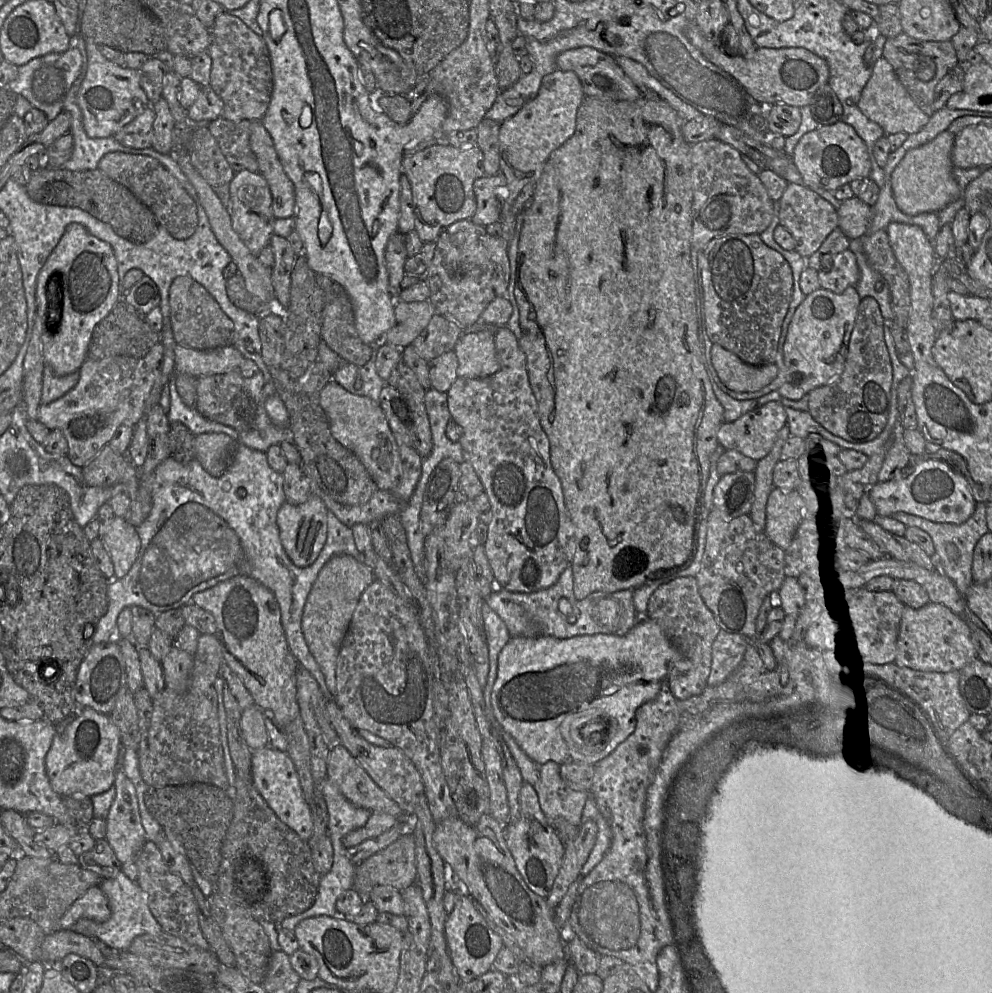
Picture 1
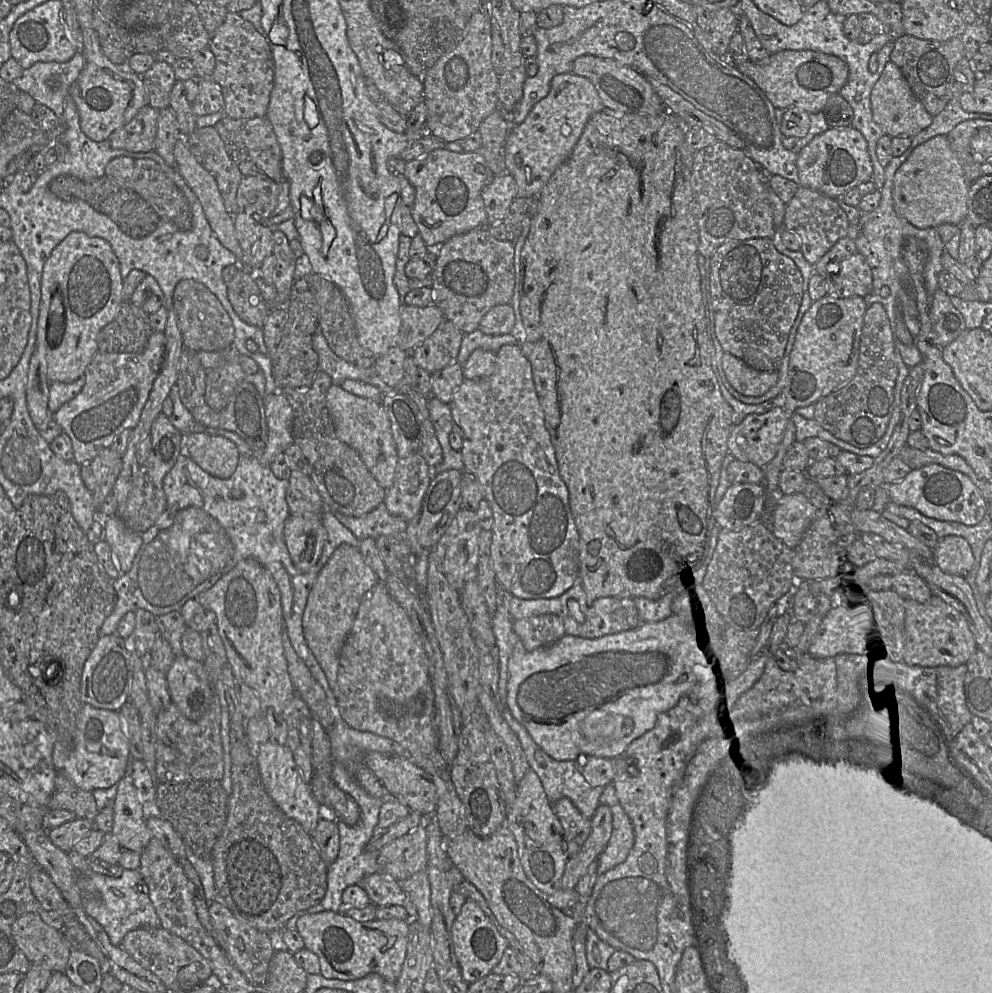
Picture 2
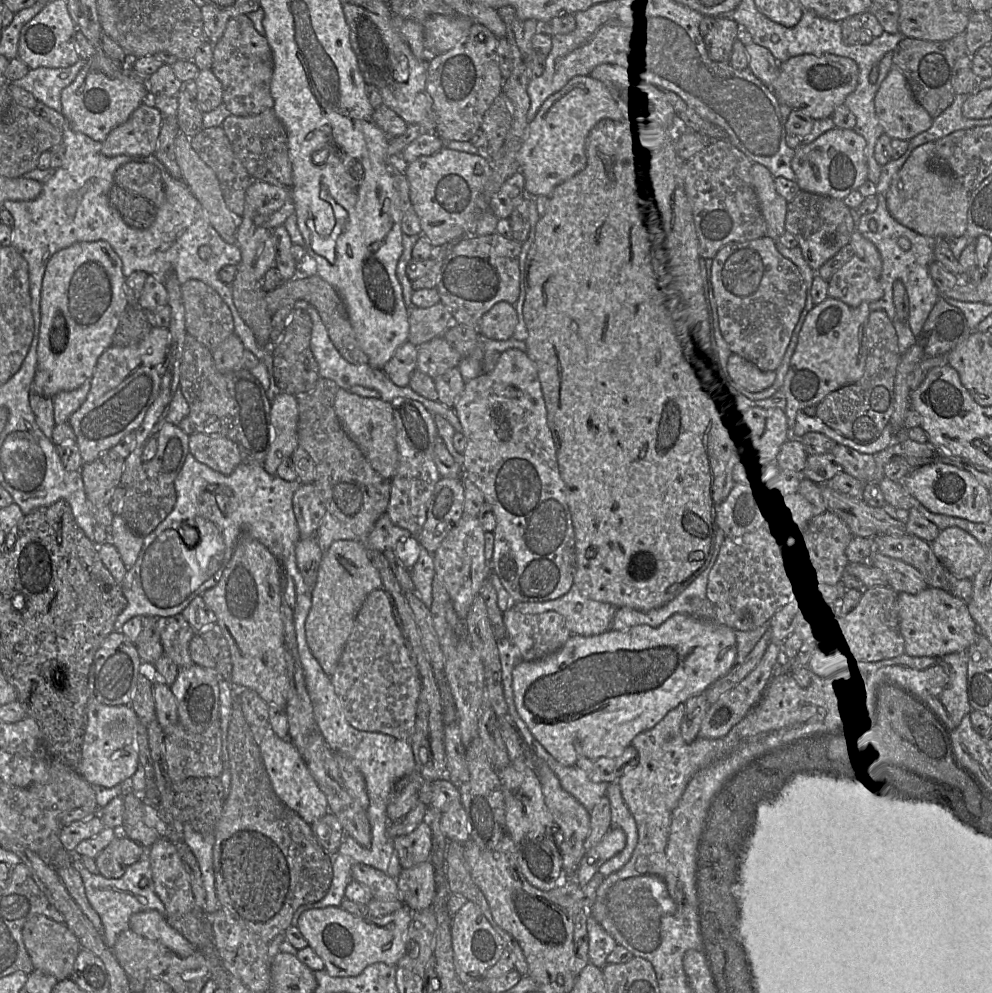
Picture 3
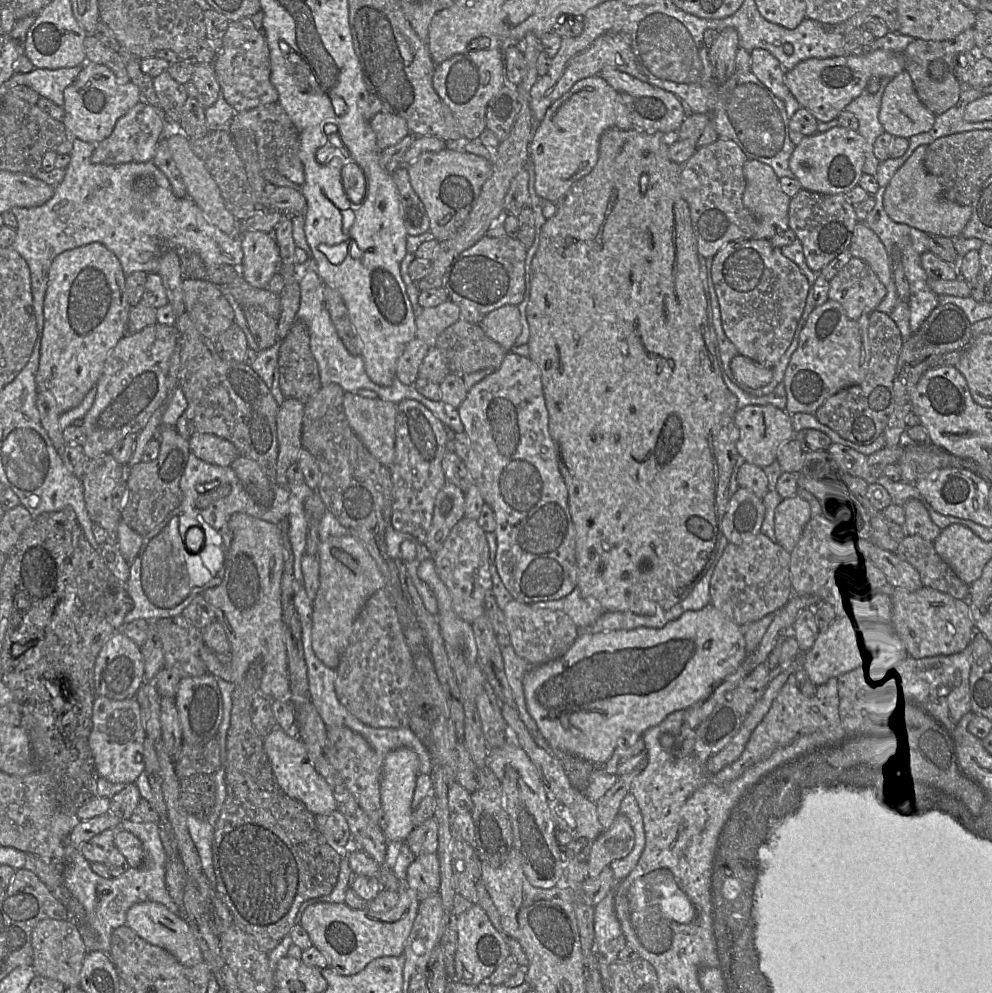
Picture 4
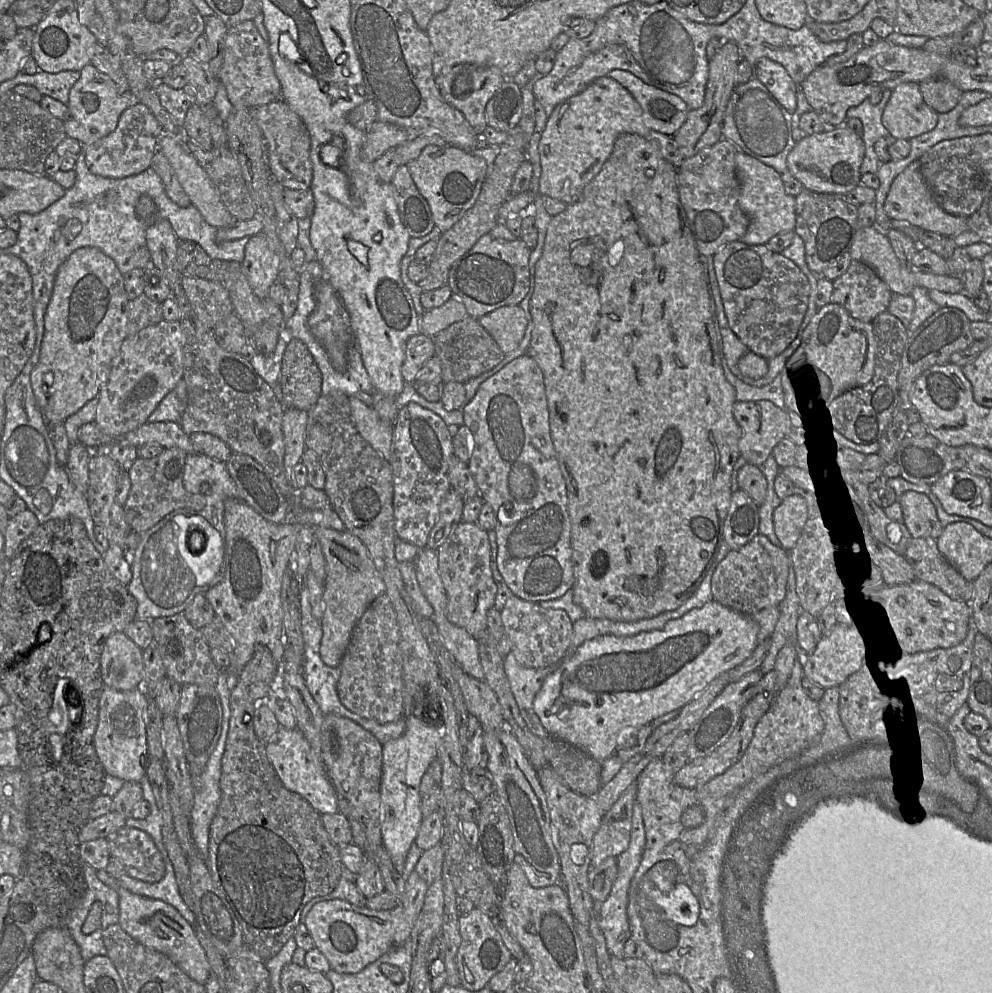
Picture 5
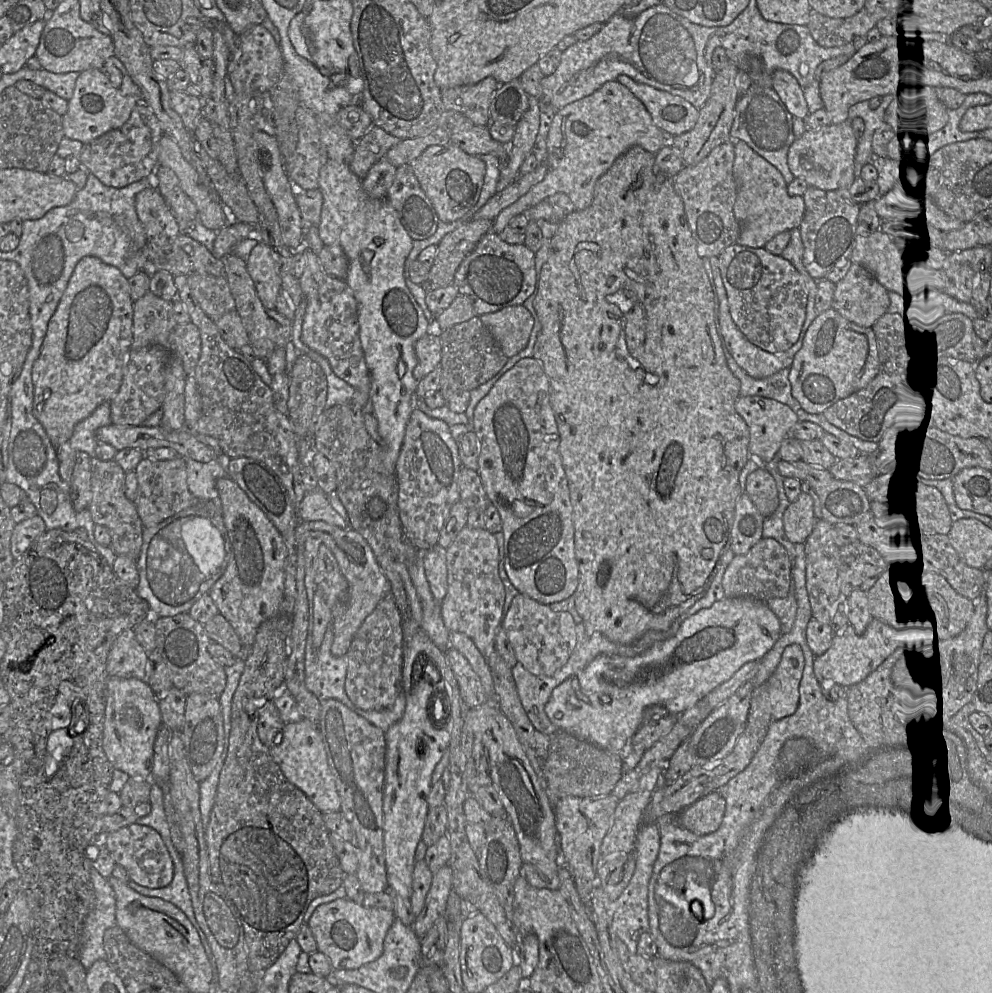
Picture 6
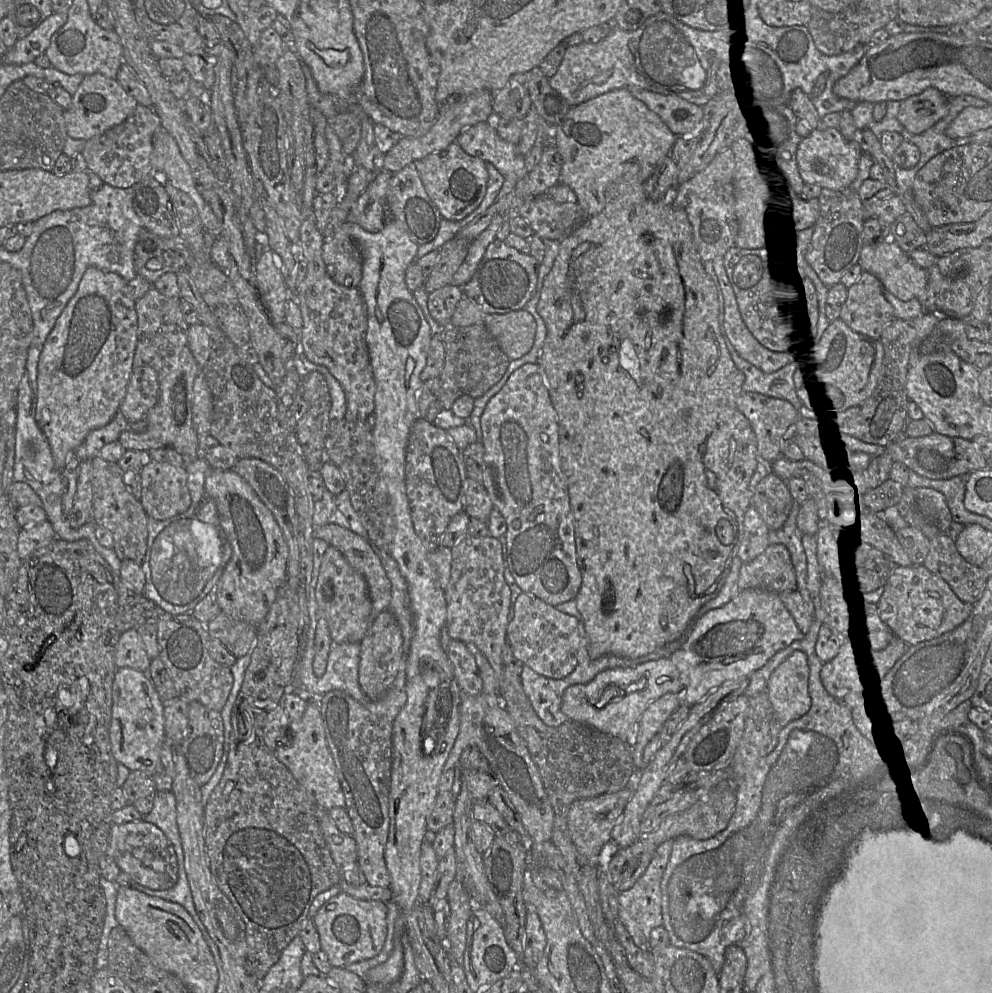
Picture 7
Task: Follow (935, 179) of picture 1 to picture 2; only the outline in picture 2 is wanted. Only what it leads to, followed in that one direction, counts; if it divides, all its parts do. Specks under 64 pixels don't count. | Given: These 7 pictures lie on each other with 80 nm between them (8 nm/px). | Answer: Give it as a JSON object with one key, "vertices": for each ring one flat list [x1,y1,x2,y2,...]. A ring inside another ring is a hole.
{"vertices":[[945,135,935,136,915,147,896,170,892,198,896,214,919,229,941,224,959,226,967,218,969,183]]}

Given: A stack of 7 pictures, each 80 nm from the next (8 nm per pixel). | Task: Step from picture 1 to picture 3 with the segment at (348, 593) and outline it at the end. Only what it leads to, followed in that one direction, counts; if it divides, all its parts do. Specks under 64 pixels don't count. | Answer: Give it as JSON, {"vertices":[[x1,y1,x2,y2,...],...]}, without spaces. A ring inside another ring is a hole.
{"vertices":[[337,540,324,551,312,588,312,603,305,621,309,649,323,671,332,676,337,669,356,616,373,590,382,588,378,570,371,564,368,549,358,540]]}

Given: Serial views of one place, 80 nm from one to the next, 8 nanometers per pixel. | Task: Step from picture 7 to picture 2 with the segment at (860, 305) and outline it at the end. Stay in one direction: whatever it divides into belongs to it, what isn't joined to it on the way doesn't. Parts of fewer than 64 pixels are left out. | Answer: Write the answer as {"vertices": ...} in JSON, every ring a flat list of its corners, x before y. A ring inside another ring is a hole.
{"vertices":[[856,252,839,263,839,271,825,278,827,294,837,298,865,297,873,290,871,269]]}

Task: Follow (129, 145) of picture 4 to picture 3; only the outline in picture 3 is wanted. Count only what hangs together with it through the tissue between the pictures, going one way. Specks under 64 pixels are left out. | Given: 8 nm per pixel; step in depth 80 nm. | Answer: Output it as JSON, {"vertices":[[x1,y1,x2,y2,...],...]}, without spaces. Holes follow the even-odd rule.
{"vertices":[[150,101,142,103,126,122,110,132,101,153,107,157,155,154,164,118]]}

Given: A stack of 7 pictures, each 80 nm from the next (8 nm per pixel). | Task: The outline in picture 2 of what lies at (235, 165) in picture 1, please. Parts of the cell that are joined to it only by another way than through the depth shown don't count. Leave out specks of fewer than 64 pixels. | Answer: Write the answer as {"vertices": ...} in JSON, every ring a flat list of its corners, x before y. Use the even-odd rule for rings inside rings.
{"vertices":[[265,116,251,119,224,117,215,125,215,128,219,132,229,156,243,176,259,177,265,181,277,183,284,179,281,149,273,127]]}

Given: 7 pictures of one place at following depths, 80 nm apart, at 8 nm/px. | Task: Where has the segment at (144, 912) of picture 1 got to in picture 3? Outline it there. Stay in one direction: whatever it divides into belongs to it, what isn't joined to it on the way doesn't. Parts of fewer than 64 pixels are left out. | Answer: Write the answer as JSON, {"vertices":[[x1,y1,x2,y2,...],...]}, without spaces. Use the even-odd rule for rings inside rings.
{"vertices":[[143,848,141,858,133,865,128,866,119,879,109,879,100,873,90,873,83,866,79,855,72,854,72,864,80,874,86,897,101,920,104,942,111,949,115,945,118,935,122,931,130,929,129,919,134,913,155,910,165,915,164,904,154,890,148,849]]}

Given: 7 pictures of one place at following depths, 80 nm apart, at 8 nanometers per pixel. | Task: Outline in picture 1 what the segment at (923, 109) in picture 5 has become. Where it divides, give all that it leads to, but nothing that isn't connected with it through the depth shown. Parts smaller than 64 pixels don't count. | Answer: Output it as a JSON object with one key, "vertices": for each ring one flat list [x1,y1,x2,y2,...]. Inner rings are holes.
{"vertices":[[884,57,879,58,872,67,871,77,861,93,858,106,867,118,883,128,886,135,918,133,930,120,910,97,892,65]]}

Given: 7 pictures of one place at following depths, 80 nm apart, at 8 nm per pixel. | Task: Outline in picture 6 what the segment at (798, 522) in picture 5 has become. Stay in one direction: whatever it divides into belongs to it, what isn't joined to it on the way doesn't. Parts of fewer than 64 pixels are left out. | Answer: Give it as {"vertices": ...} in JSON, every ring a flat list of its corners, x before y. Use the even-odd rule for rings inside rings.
{"vertices":[[804,490,791,502,783,513,783,528,787,539,793,544,804,543,817,520,814,515,813,498]]}

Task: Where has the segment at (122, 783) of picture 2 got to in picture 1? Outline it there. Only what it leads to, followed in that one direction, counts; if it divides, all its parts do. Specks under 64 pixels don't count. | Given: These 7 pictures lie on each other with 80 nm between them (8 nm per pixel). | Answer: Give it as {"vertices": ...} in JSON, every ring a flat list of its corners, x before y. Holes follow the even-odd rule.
{"vertices":[[124,770,116,772,114,786,116,796,106,818,106,839,120,863,134,862,146,841,136,790]]}

